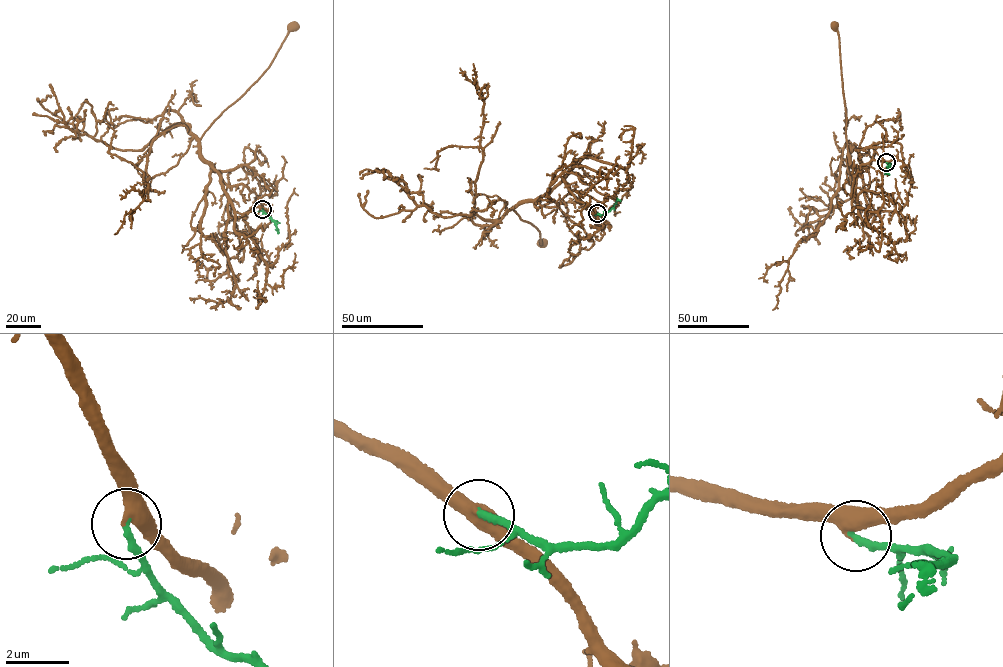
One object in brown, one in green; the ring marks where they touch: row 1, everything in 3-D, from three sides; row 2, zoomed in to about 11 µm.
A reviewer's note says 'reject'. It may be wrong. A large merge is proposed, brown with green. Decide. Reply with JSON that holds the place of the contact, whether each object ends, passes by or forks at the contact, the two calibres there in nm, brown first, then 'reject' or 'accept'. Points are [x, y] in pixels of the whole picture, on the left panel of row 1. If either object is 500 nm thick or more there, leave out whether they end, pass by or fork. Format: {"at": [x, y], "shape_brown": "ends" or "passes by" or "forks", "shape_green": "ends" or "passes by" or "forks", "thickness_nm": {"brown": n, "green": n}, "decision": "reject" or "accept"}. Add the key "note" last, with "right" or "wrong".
{"at": [262, 209], "shape_brown": "passes by", "shape_green": "ends", "thickness_nm": {"brown": 360, "green": 240}, "decision": "accept", "note": "wrong"}

